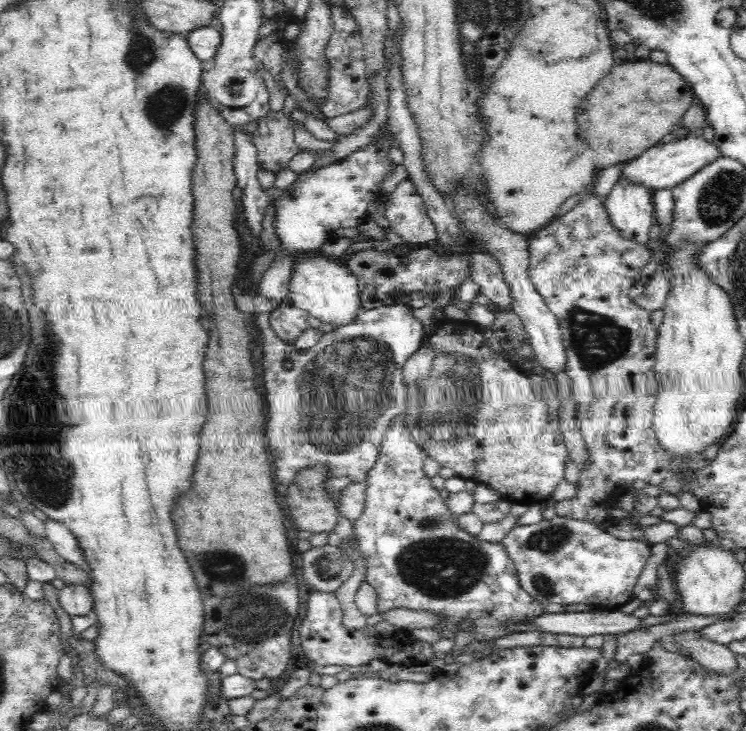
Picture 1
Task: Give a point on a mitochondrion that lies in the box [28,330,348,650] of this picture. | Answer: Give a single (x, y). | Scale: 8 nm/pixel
(262, 615)

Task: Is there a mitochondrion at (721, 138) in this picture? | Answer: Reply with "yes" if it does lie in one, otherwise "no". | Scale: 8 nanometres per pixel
no

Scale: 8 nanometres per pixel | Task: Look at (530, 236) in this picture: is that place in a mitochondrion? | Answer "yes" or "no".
no

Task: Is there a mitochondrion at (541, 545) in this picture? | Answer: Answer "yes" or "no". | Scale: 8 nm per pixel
yes

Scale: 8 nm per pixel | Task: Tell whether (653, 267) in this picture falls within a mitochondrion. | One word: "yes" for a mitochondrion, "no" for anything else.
no

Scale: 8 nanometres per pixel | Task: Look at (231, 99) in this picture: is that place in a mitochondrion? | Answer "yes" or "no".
no

